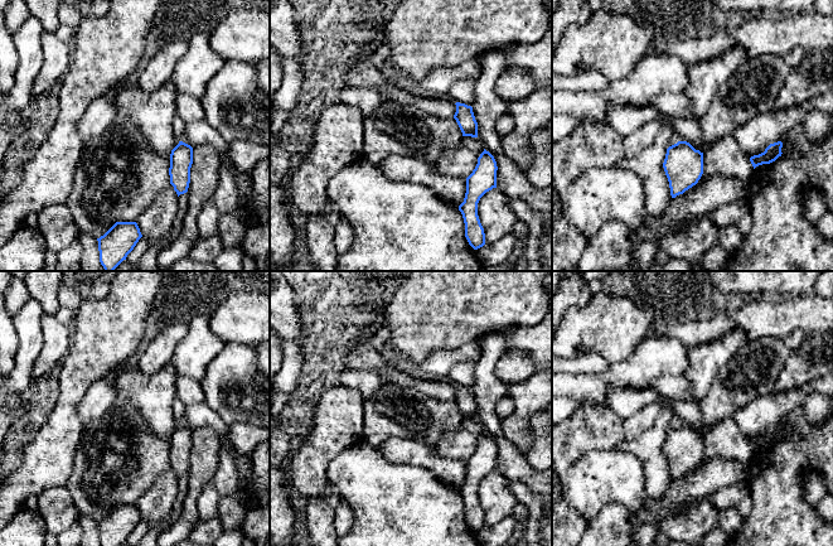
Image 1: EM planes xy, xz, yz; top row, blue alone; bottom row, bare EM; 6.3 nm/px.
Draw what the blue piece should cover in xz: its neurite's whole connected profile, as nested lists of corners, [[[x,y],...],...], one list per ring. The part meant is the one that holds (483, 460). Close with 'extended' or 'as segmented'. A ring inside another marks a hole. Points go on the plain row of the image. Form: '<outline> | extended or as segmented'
[[[484,431],[475,451],[466,460],[466,475],[459,493],[465,506],[465,520],[474,532],[485,527],[484,511],[478,498],[478,485],[486,474],[497,470],[497,453],[494,439]]] | as segmented

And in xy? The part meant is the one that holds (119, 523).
[[[116,504],[97,521],[100,545],[121,546],[142,520],[136,504]]] | as segmented

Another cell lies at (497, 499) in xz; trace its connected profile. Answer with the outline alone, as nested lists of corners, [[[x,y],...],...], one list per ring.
[[[493,470],[480,480],[478,498],[484,511],[485,527],[493,527],[512,516],[519,502],[509,489],[509,480],[498,470]]]

